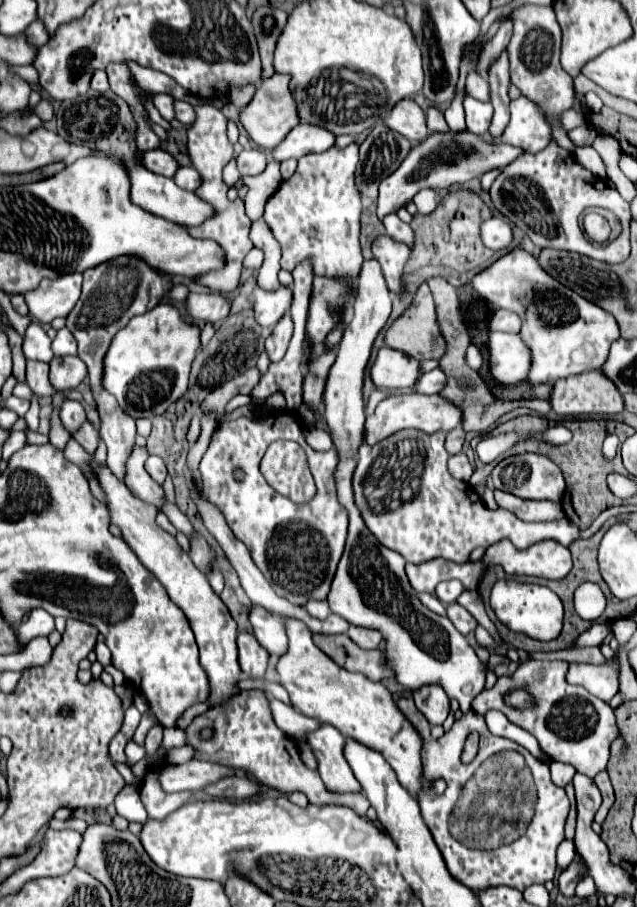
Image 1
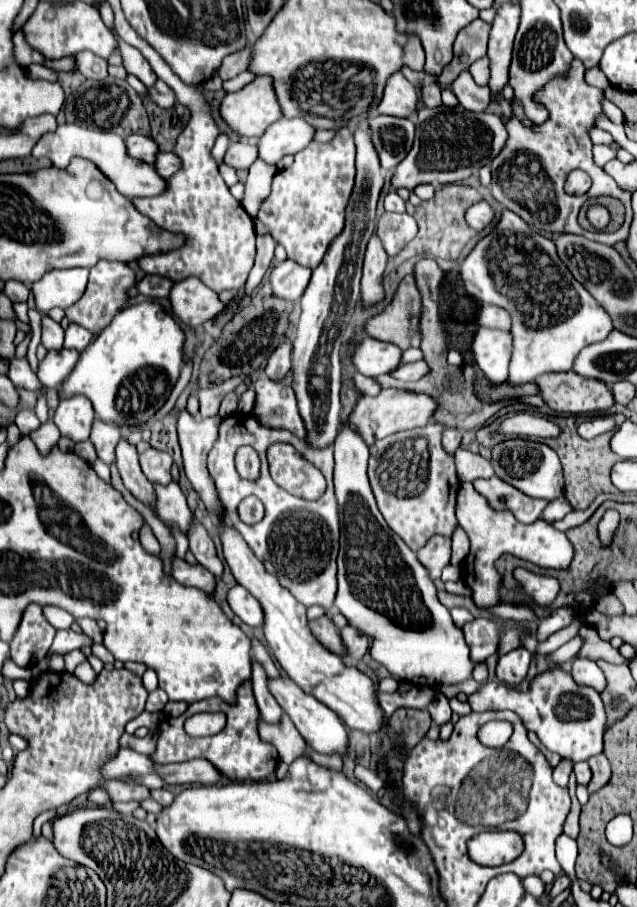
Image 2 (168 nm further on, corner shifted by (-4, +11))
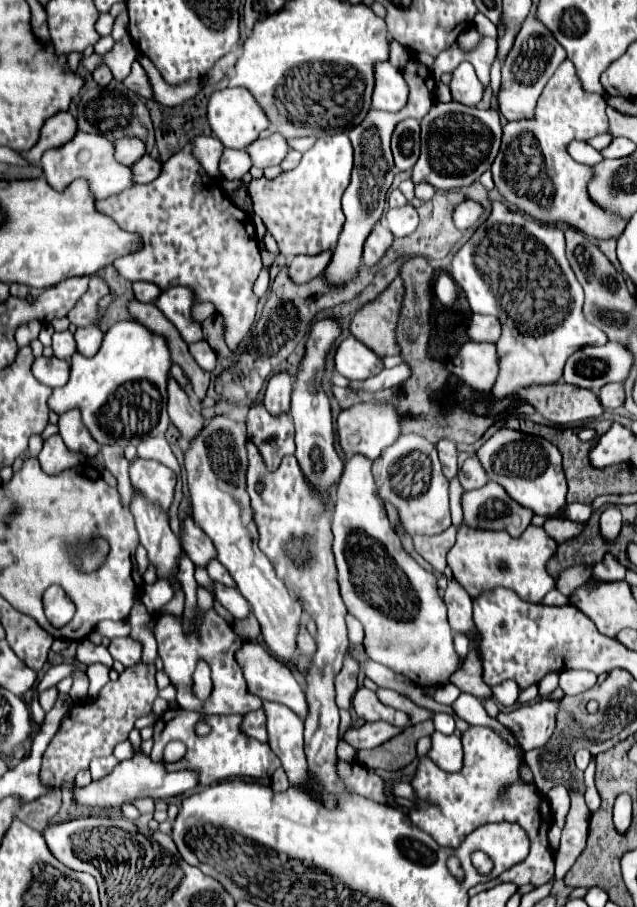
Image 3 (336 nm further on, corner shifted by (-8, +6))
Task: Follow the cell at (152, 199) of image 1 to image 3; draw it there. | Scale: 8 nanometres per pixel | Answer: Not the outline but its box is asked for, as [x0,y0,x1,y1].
[41,131,123,199]

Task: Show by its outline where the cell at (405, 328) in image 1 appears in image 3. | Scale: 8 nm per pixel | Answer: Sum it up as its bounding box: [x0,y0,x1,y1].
[349,277,403,357]

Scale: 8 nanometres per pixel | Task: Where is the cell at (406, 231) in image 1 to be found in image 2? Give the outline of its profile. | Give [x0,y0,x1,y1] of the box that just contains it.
[385,190,405,214]

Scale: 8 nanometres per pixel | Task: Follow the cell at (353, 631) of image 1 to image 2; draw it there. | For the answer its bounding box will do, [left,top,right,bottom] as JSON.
[341,624,371,666]

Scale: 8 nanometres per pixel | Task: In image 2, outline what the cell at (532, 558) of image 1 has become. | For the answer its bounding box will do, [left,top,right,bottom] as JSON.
[457,482,573,608]

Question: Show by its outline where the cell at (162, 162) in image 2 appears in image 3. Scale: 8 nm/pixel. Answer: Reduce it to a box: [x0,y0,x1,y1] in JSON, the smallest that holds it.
[131,155,161,183]

